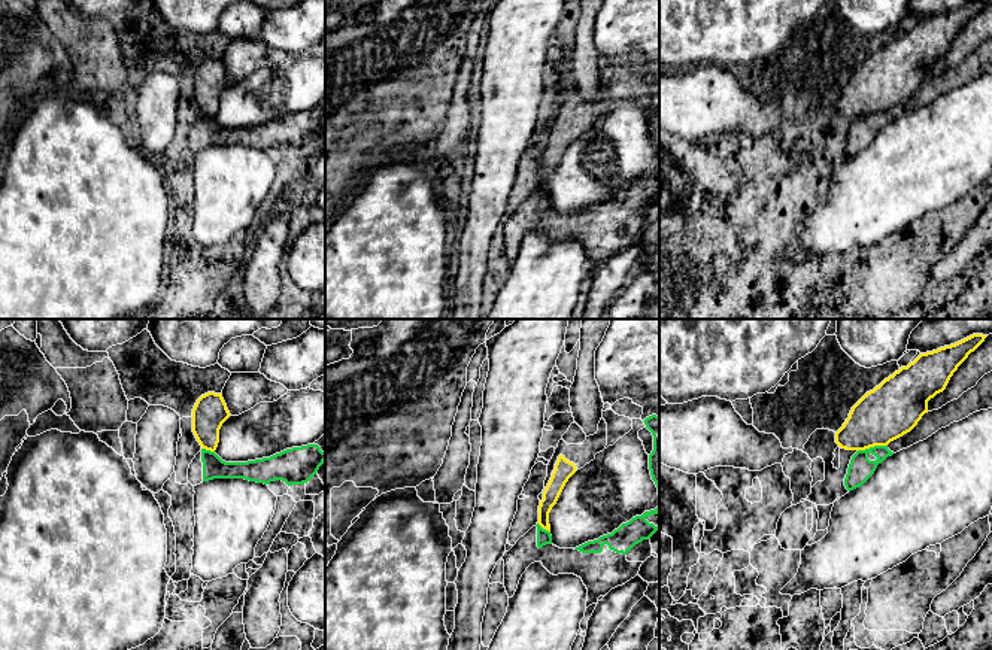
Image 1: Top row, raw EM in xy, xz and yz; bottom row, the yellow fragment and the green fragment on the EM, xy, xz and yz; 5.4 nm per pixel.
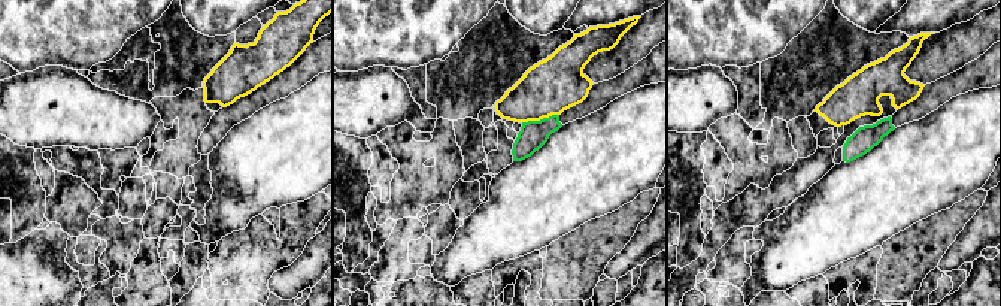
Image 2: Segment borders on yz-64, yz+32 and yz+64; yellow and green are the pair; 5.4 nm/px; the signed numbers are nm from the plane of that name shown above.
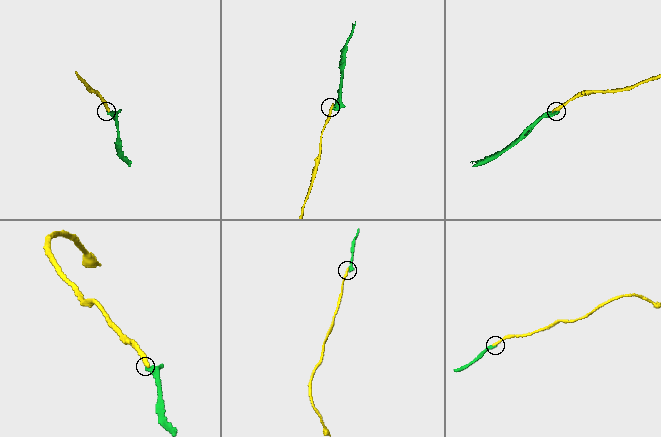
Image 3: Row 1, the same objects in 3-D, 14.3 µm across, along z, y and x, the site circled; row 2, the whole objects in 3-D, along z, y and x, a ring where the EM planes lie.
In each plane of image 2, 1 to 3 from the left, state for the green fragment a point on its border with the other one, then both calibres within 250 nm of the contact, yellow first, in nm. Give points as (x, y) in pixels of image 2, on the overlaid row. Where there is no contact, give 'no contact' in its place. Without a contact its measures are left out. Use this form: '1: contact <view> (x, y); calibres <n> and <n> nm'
1: no contact
2: contact yz+32 (540, 118); calibres 300 and 150 nm
3: no contact

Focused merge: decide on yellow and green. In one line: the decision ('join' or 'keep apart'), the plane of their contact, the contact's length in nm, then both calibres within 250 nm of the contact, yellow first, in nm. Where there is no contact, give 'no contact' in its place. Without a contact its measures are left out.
keep apart; contact in yz; length 160 nm; calibres 300 and 140 nm

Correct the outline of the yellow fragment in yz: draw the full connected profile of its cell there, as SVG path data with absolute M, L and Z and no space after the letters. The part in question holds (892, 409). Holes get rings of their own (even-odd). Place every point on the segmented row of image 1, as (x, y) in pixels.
M973 334L955 344L920 353L885 379L852 407L835 432L838 447L865 450L888 446L910 432L928 413L928 401L946 389L958 367L986 337Z

